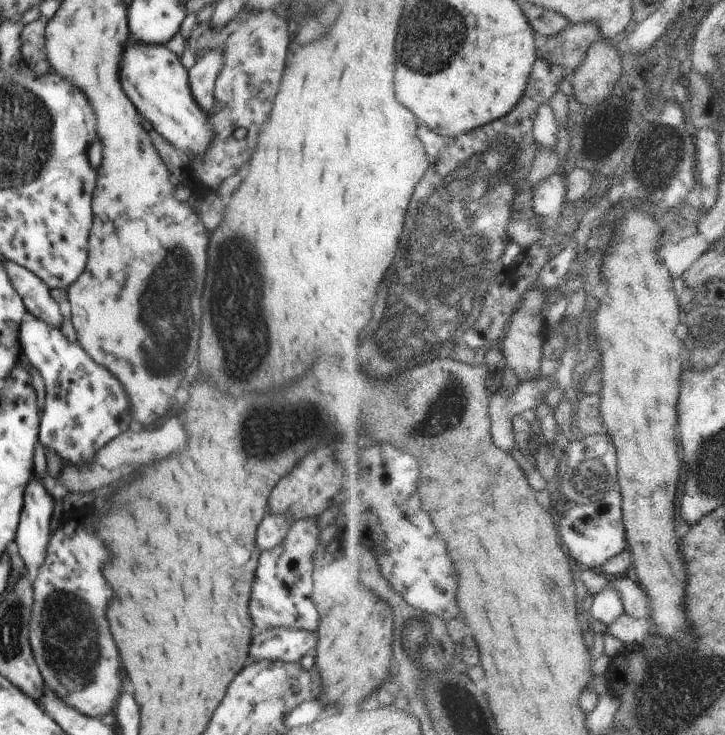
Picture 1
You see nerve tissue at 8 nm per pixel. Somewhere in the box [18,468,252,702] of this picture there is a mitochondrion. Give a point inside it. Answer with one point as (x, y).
(71, 647)

